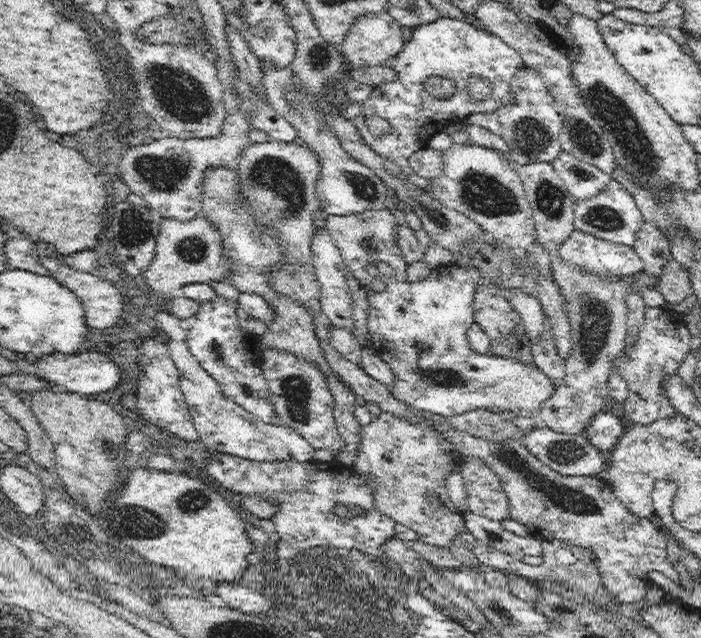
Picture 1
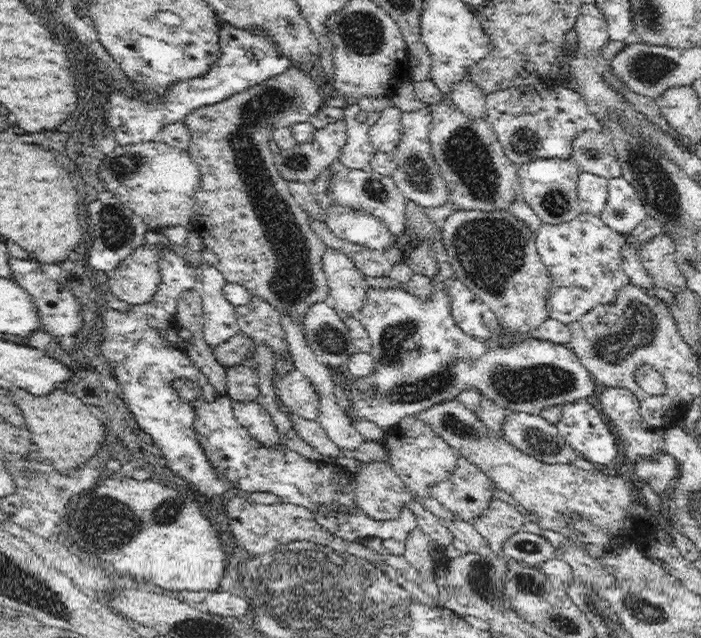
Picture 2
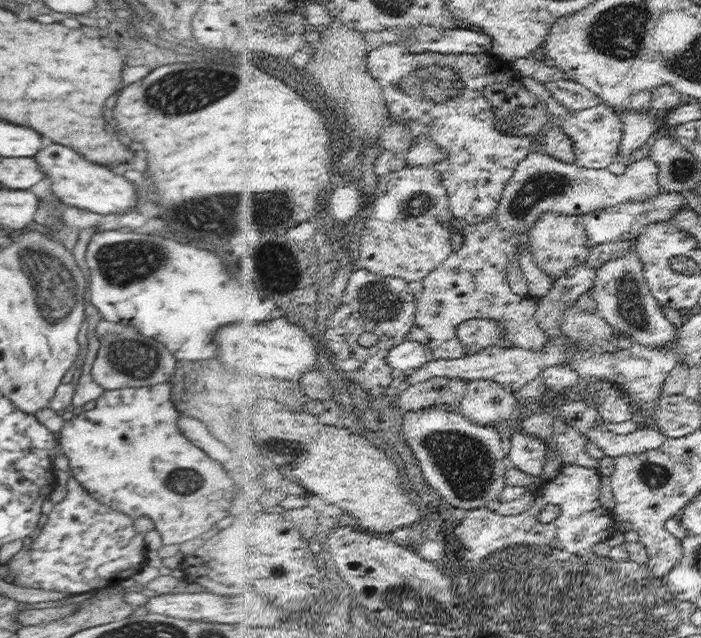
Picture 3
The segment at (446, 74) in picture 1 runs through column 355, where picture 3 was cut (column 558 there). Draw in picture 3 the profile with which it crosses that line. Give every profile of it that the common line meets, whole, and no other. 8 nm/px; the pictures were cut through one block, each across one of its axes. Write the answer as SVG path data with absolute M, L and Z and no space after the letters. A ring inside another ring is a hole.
M606 102L595 107L593 111L581 114L578 118L566 121L558 121L556 117L550 116L551 124L563 126L574 139L576 143L577 162L586 168L605 169L612 162L619 160L621 144L624 138L625 123L620 113L615 107L608 105Z

